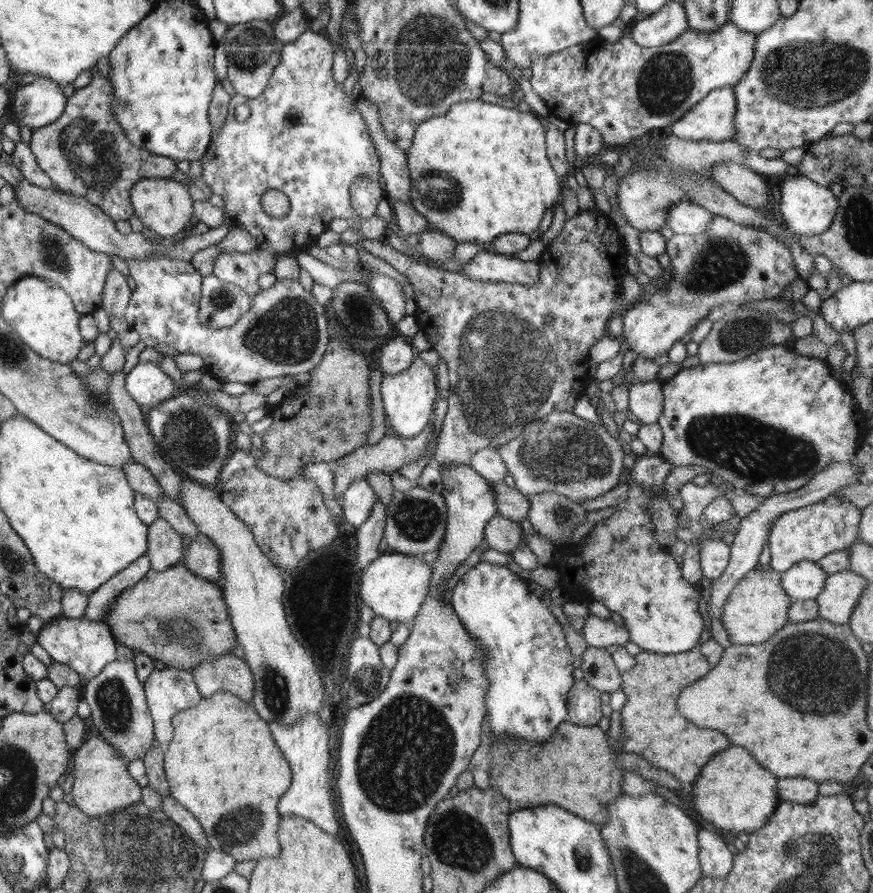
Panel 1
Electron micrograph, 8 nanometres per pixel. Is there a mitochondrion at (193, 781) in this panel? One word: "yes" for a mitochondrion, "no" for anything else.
no

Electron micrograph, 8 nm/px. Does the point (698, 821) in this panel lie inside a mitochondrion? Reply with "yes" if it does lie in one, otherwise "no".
no

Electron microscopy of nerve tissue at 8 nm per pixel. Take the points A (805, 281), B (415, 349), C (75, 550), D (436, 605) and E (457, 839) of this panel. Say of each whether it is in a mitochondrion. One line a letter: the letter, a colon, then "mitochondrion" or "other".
A: other
B: other
C: other
D: other
E: mitochondrion

